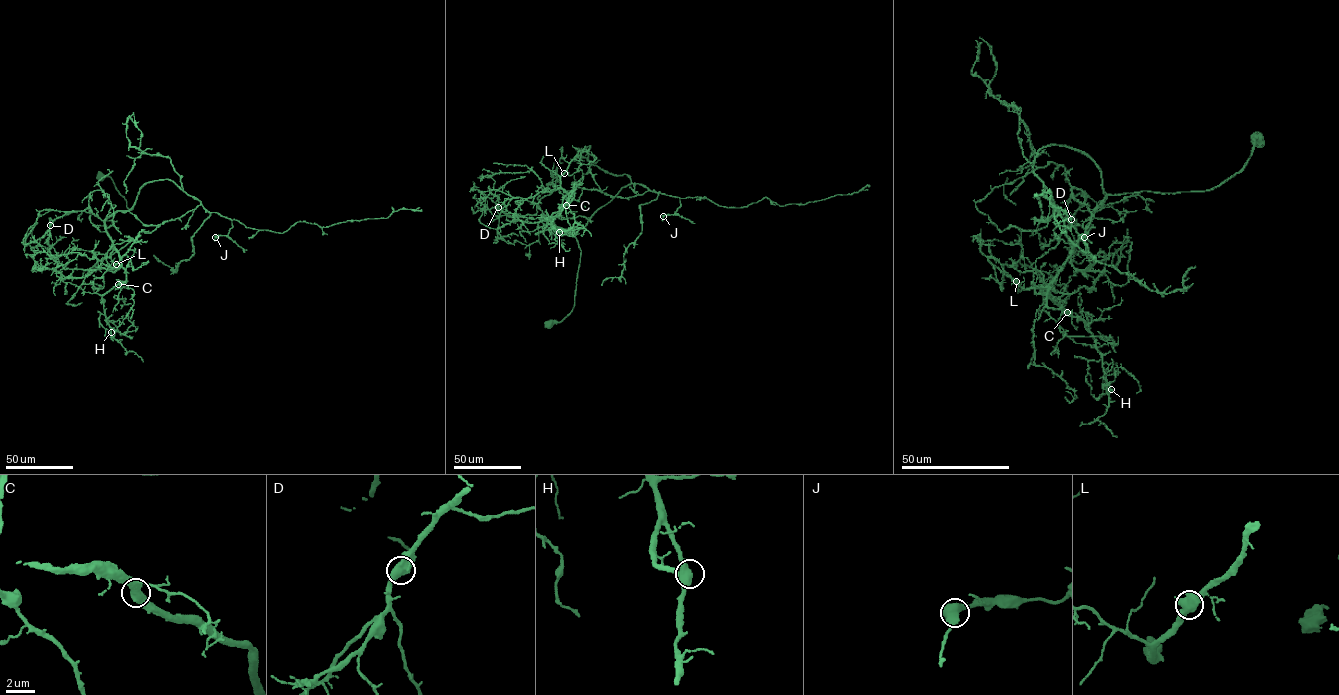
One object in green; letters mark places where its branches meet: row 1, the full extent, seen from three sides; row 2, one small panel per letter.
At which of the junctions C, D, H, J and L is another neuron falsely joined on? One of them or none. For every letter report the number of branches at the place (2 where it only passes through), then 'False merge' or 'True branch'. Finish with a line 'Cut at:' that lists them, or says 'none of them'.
C: Branches: 2. True branch
D: Branches: 2. True branch
H: Branches: 2. True branch
J: Branches: 2. True branch
L: Branches: 2. True branch
Cut at: none of them

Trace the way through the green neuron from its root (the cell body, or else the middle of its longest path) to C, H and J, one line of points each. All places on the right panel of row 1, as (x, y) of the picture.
C: (1257, 140), (1259, 143), (1254, 140), (1246, 165), (1210, 189), (1108, 194), (1047, 292), (1047, 305), (1067, 312)
H: (1257, 140), (1246, 165), (1210, 189), (1108, 194), (1048, 291), (1048, 307), (1084, 321), (1111, 389)
J: (1257, 140), (1246, 165), (1210, 189), (1106, 196), (1090, 158), (1044, 146), (1033, 171), (1056, 212), (1084, 237)

